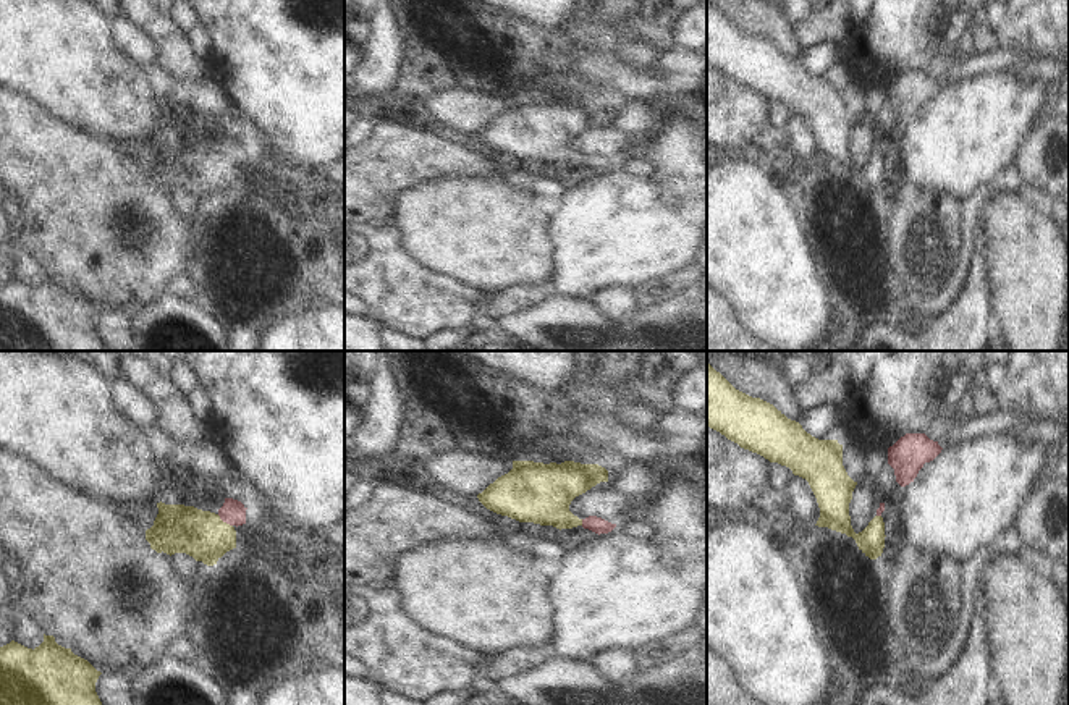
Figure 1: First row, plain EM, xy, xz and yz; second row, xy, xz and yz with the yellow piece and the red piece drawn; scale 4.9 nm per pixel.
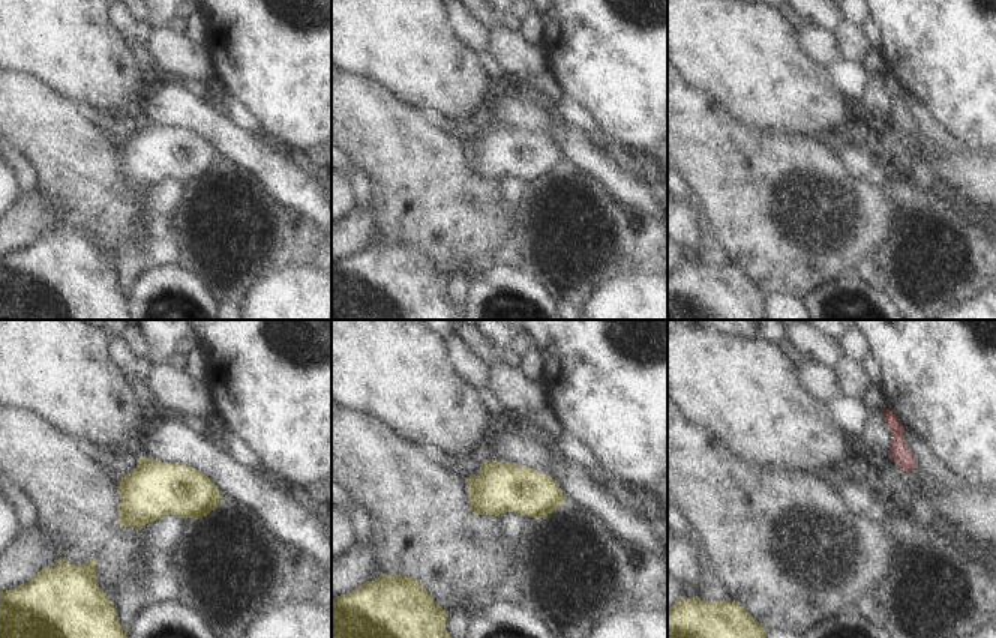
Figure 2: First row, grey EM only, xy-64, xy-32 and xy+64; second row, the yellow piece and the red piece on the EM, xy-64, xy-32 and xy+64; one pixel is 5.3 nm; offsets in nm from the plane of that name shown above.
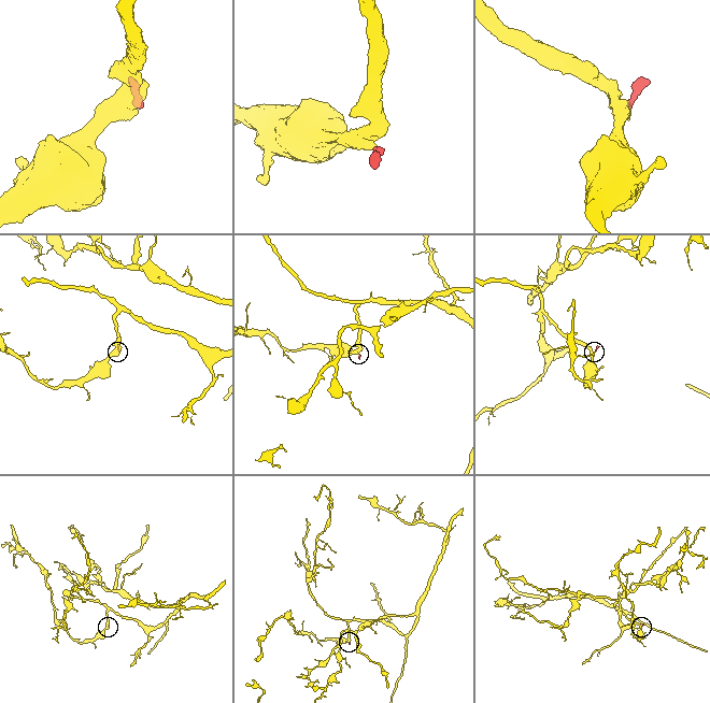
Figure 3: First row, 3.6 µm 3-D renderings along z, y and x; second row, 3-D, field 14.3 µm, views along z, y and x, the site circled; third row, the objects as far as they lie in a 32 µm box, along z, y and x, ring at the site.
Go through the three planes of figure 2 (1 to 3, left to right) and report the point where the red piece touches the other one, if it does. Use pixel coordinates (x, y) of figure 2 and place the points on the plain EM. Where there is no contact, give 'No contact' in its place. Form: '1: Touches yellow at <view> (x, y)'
1: No contact
2: No contact
3: No contact.

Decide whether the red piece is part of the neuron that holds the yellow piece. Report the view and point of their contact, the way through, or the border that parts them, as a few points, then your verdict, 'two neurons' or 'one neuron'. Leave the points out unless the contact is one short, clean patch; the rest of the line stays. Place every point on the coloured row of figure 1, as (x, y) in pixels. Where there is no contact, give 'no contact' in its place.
contact xy (225, 523); way xy (201, 534), (212, 534), (225, 523), (233, 511); one neuron

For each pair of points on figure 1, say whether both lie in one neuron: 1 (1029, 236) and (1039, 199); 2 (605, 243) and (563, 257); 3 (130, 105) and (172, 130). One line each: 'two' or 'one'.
1: two
2: one
3: two

